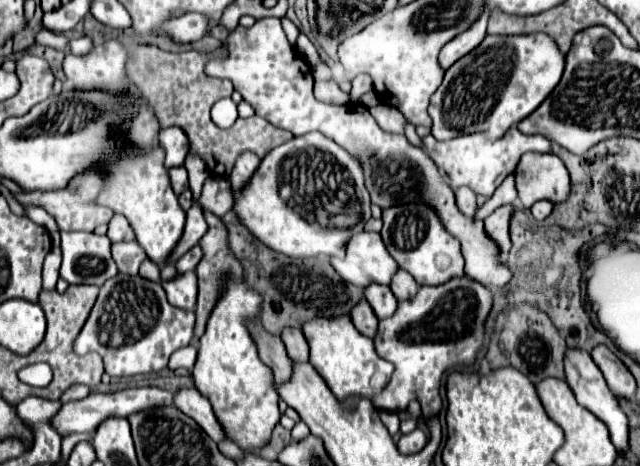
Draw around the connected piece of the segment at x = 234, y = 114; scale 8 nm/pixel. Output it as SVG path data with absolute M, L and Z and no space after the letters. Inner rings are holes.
M222 98L212 106L210 114L216 126L227 129L238 118L237 104L232 98Z

